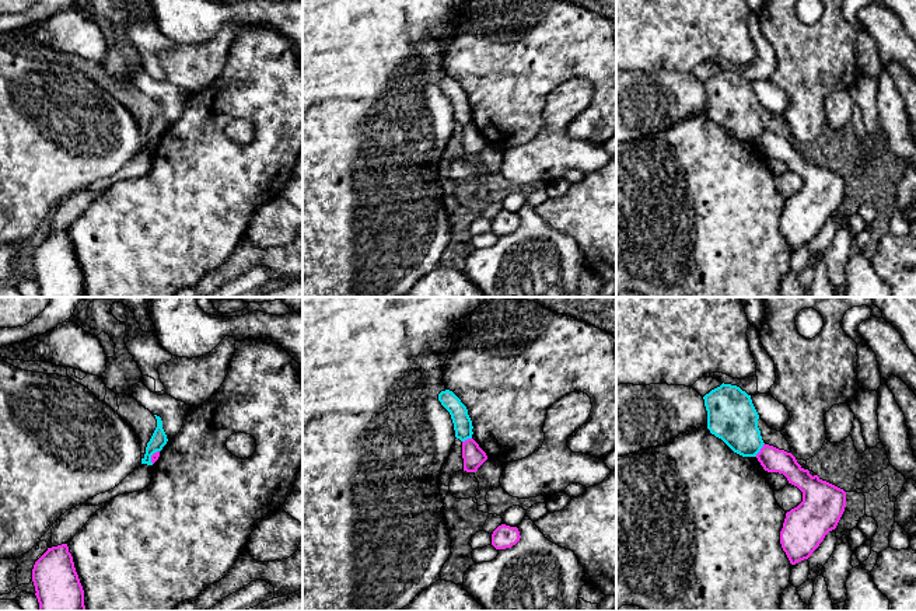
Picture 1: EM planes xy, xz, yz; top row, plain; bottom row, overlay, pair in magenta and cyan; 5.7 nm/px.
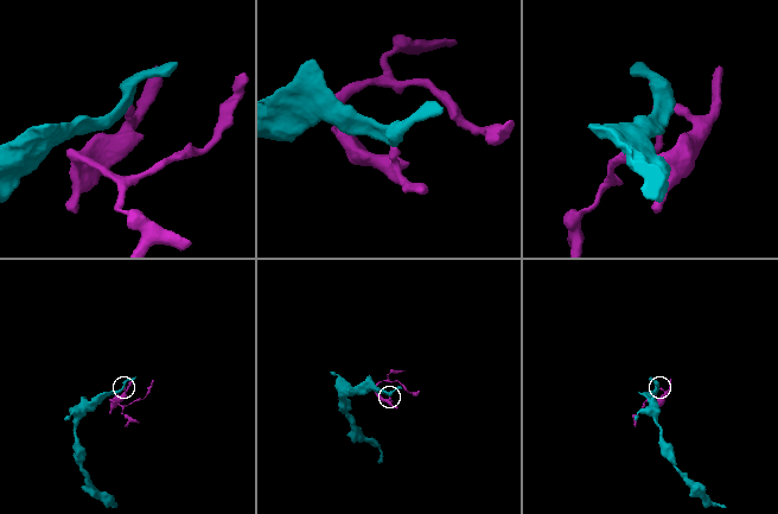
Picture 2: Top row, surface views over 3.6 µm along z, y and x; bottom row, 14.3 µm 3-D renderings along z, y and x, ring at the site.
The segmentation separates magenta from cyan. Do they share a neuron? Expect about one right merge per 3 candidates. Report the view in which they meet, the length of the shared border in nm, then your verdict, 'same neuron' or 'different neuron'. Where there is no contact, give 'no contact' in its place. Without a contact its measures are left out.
meets magenta in yz; contact 90 nm long; different neuron

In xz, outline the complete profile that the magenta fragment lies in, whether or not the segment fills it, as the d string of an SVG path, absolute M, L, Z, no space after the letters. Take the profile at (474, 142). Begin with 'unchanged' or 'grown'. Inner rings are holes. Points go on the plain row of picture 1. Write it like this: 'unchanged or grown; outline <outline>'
unchanged; outline M473 125L462 128L464 157L476 158L478 154L487 146L486 139Z

